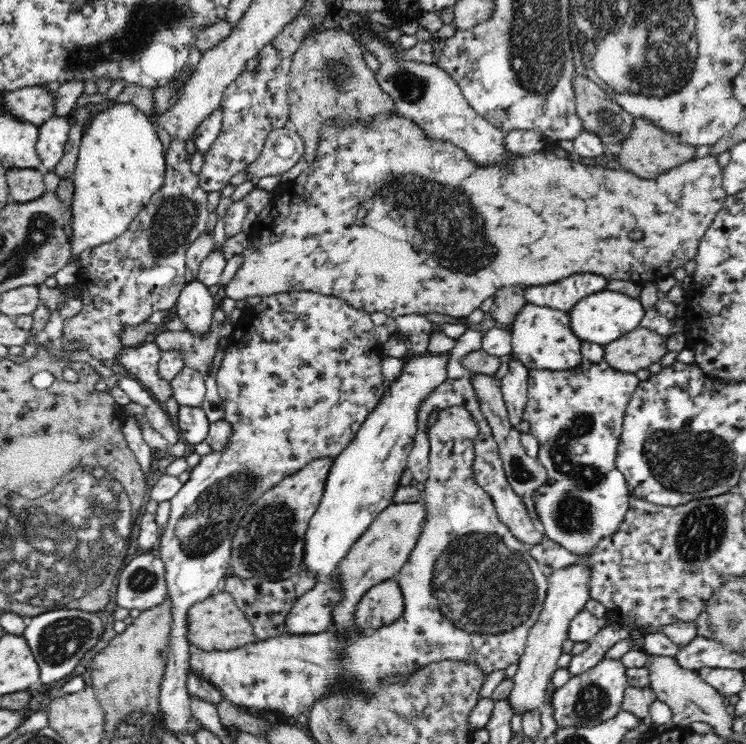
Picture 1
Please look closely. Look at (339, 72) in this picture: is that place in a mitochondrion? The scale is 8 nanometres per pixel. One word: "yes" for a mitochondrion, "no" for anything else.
yes

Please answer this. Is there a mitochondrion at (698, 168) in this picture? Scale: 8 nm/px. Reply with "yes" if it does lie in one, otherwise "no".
no

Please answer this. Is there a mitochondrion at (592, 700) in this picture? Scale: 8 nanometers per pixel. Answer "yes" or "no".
yes

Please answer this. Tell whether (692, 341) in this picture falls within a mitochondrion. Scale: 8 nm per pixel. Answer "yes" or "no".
no

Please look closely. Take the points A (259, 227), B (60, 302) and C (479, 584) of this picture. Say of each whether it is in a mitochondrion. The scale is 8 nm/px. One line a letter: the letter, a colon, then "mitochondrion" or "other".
A: other
B: other
C: mitochondrion

